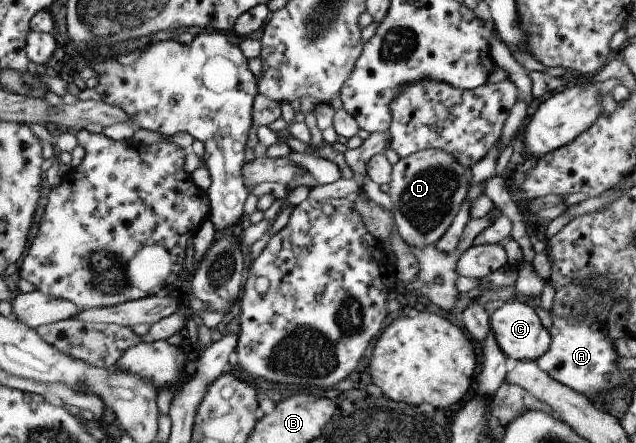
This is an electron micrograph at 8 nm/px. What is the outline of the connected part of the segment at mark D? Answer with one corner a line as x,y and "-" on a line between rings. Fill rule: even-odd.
435,148
400,157
391,176
388,193
394,202
396,224
405,242
413,248
436,245
445,236
468,199
474,177
456,156

